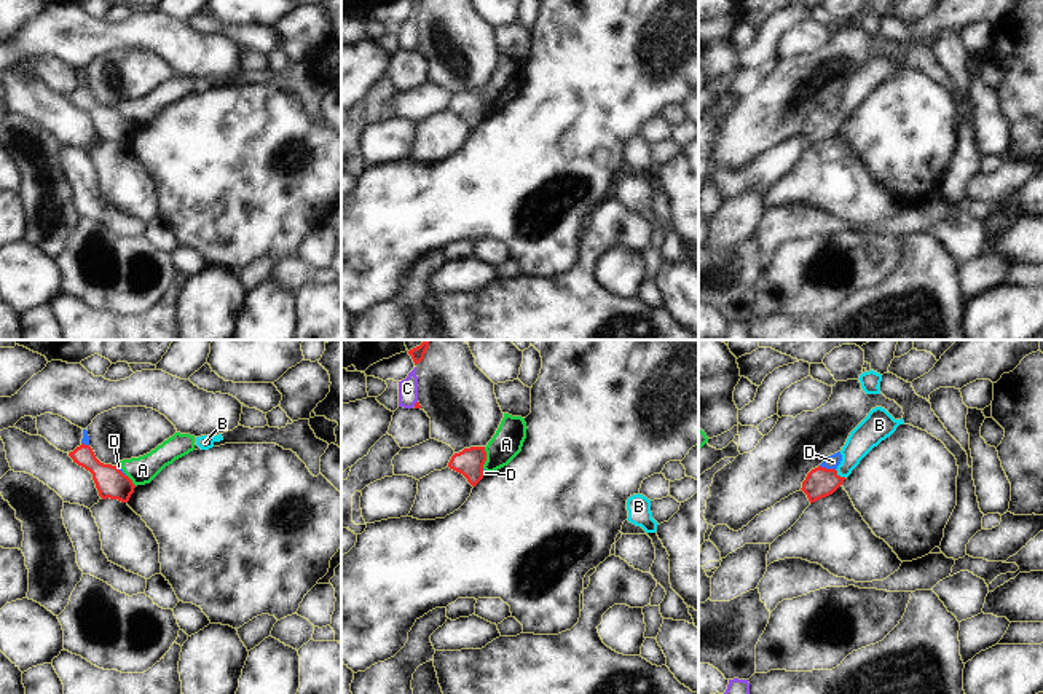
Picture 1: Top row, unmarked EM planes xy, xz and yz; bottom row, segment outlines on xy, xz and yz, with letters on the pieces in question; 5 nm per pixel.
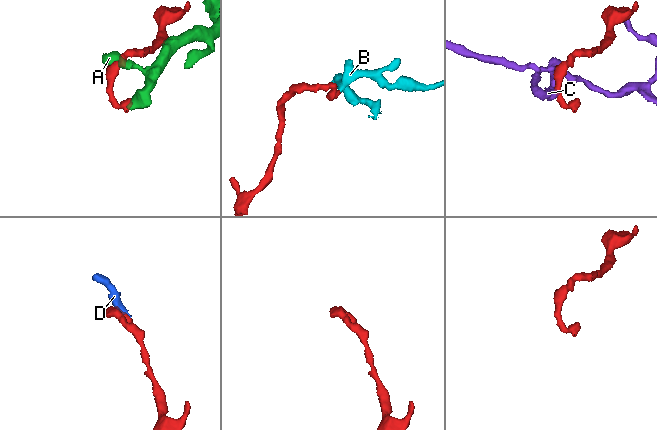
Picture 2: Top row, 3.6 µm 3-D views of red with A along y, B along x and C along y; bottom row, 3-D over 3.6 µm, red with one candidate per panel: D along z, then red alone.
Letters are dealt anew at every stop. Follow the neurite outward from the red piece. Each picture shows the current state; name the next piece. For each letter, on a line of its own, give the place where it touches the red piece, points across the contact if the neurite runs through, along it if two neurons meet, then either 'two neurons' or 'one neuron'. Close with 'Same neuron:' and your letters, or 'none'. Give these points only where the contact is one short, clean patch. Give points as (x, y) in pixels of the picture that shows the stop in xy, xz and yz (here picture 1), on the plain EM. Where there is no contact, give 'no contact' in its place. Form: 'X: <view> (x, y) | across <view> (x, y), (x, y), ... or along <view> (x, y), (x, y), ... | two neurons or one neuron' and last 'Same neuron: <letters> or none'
A: xz (485, 101) | two neurons
B: yz (839, 118) | across yz (820, 125), (839, 118), (866, 78) | one neuron
C: xz (415, 47) | two neurons
D: yz (828, 112) | along yz (820, 107), (834, 112) | two neurons
Same neuron: B

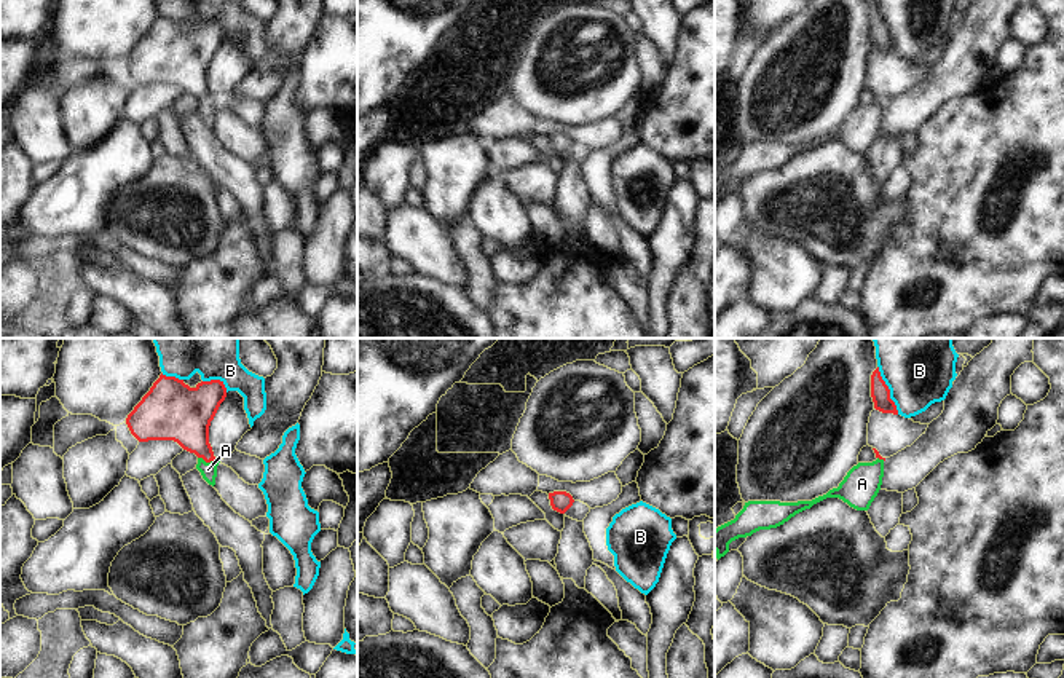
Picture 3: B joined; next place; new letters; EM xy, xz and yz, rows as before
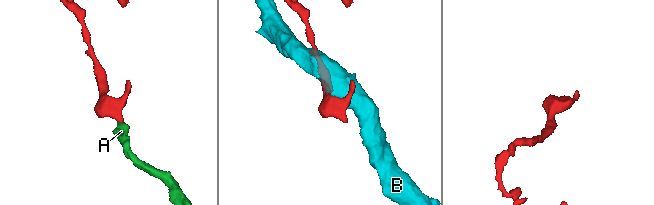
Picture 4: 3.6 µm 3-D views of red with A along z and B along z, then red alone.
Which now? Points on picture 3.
A: xy (208, 104) | across xy (185, 61), (208, 104), (208, 112) | one neuron
B: yz (889, 32) | two neurons
Same neuron: A

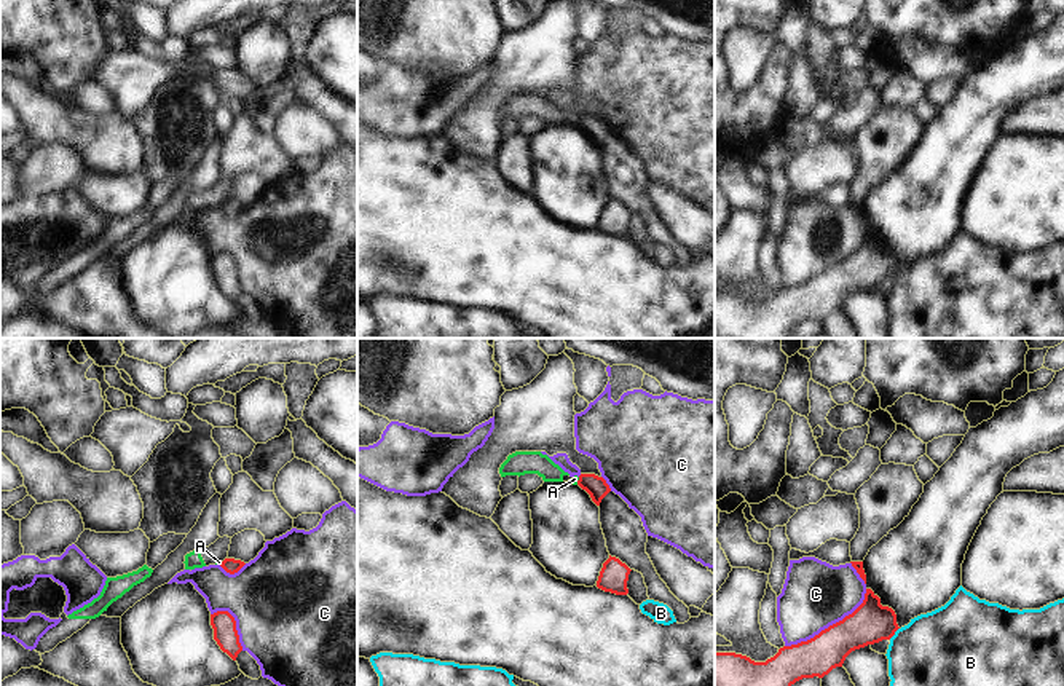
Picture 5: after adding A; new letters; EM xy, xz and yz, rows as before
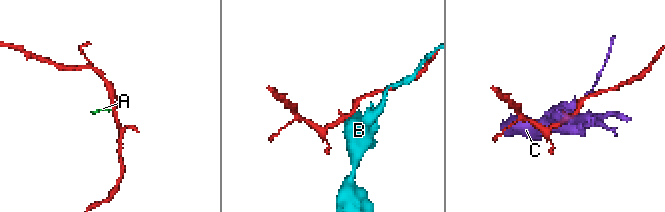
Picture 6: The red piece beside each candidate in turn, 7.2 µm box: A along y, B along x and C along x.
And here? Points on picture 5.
A: xz (578, 123) | along xz (579, 120), (576, 126) | two neurons
B: yz (894, 276) | two neurons
C: yz (830, 268) | two neurons
Same neuron: none

